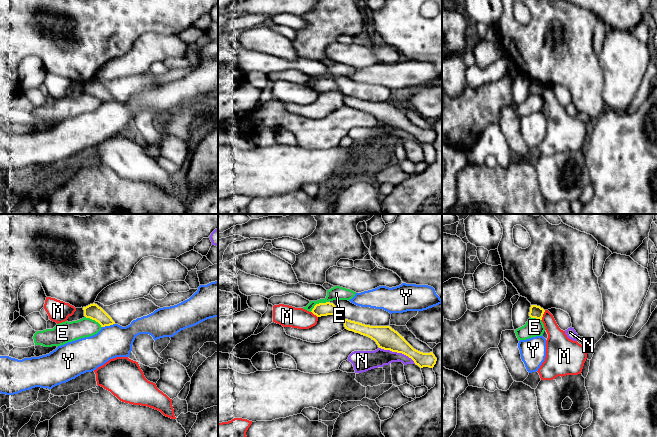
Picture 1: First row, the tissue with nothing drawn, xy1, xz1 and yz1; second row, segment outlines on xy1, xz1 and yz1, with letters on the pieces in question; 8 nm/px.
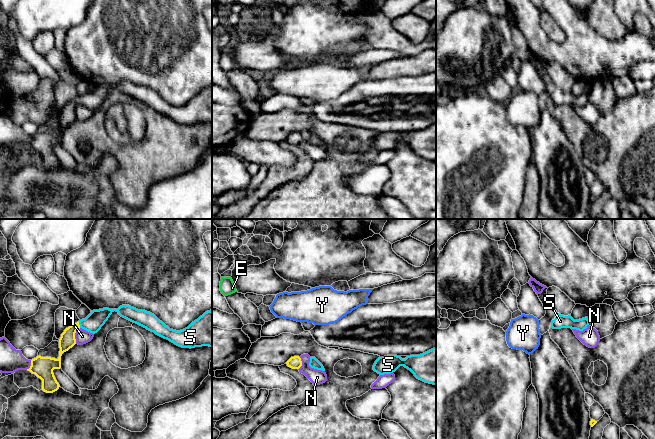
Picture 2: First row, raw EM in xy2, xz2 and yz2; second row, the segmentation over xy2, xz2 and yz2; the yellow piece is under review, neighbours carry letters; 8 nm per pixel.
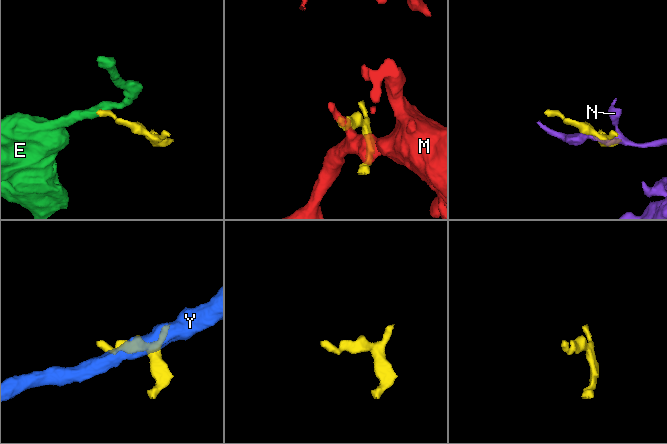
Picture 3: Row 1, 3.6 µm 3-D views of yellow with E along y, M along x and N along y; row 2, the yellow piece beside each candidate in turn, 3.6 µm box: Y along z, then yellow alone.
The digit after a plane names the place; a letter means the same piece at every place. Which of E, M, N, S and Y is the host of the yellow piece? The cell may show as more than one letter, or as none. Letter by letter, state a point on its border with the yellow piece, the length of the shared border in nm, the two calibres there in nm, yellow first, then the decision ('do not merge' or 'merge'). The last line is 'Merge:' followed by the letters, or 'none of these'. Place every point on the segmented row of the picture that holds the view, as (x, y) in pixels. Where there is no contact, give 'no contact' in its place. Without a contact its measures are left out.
E: contact xz1 (319, 303); length 170 nm; calibres 110 and 110 nm; do not merge
M: contact yz1 (542, 315); length 90 nm; calibres 100 and 180 nm; do not merge
N: contact xz1 (397, 352); length 320 nm; calibres 180 and 160 nm; do not merge
S: contact xy2 (78, 324); length 60 nm; calibres 130 and 150 nm; merge
Y: contact xy1 (108, 325); length 110 nm; calibres 120 and 260 nm; do not merge
Merge: S

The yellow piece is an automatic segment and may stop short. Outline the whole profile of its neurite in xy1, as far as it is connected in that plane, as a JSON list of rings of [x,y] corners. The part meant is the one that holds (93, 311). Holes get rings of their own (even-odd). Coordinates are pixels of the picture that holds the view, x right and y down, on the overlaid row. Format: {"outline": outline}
{"outline": [[[93,303],[83,307],[84,316],[98,322],[101,327],[115,324],[112,318],[97,304]]]}

